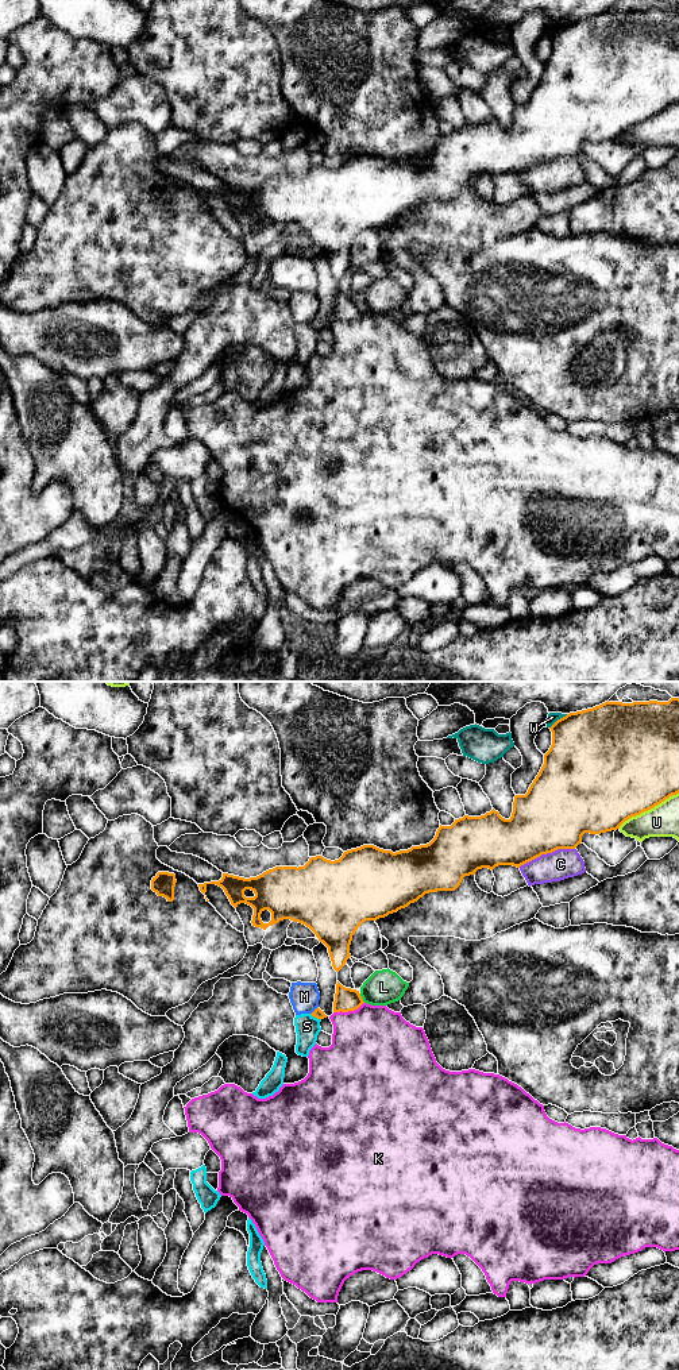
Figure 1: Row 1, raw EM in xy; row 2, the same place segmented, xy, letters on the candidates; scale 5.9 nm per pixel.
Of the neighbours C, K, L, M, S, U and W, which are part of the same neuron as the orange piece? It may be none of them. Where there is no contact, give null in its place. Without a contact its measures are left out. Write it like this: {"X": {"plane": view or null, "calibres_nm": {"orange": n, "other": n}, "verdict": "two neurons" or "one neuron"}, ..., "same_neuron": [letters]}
{"C": {"plane": "xy", "calibres_nm": {"orange": 420, "other": 180}, "verdict": "two neurons"}, "K": {"plane": "xy", "calibres_nm": {"orange": 140, "other": 460}, "verdict": "two neurons"}, "L": {"plane": "xy", "calibres_nm": {"orange": 140, "other": 200}, "verdict": "two neurons"}, "M": {"plane": "xy", "calibres_nm": {"orange": 60, "other": 180}, "verdict": "two neurons"}, "S": {"plane": "xy", "calibres_nm": {"orange": 60, "other": 140}, "verdict": "two neurons"}, "U": {"plane": "xy", "calibres_nm": {"orange": 500, "other": 190}, "verdict": "two neurons"}, "W": {"plane": "xy", "calibres_nm": {"orange": 460, "other": 60}, "verdict": "two neurons"}, "same_neuron": []}

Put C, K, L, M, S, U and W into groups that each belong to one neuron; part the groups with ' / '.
C / K / L / M / S / U / W

